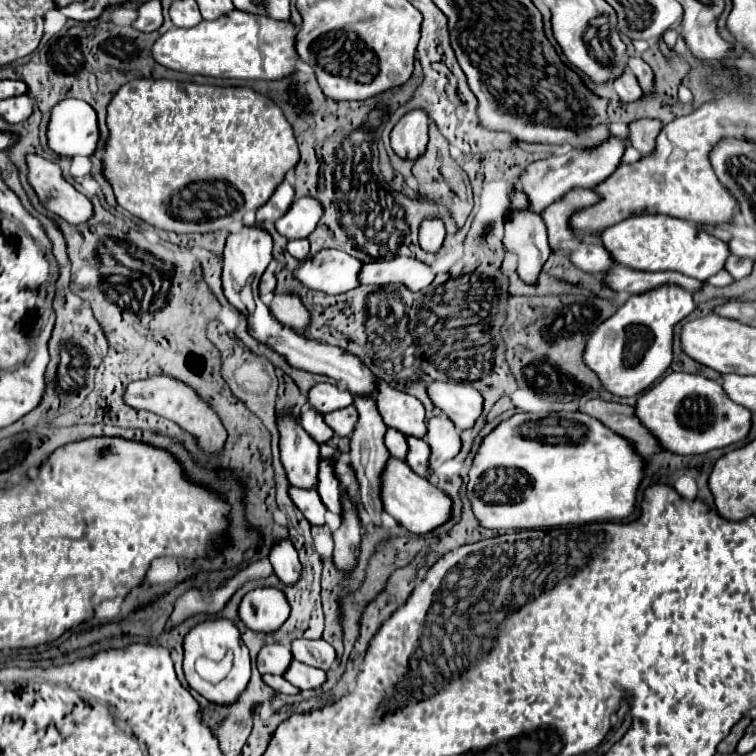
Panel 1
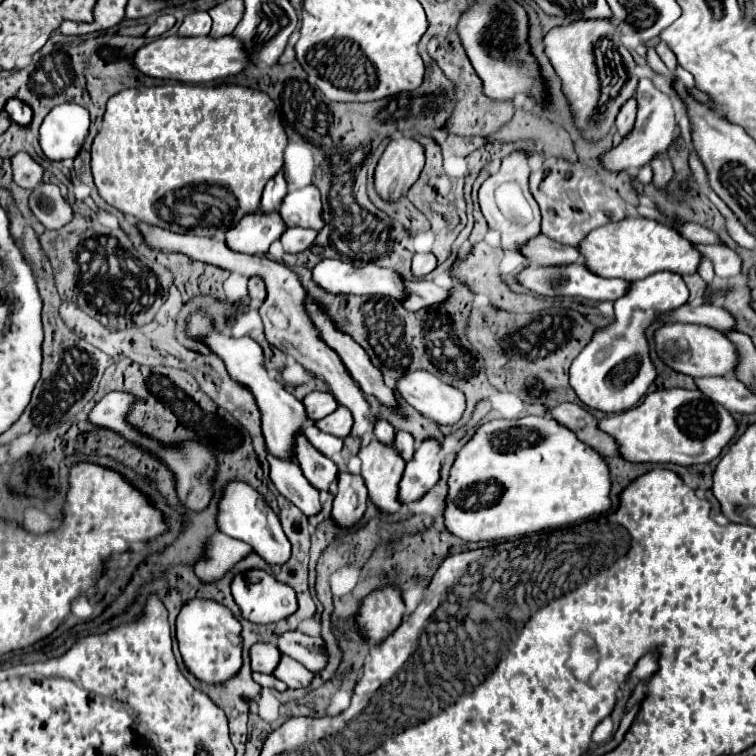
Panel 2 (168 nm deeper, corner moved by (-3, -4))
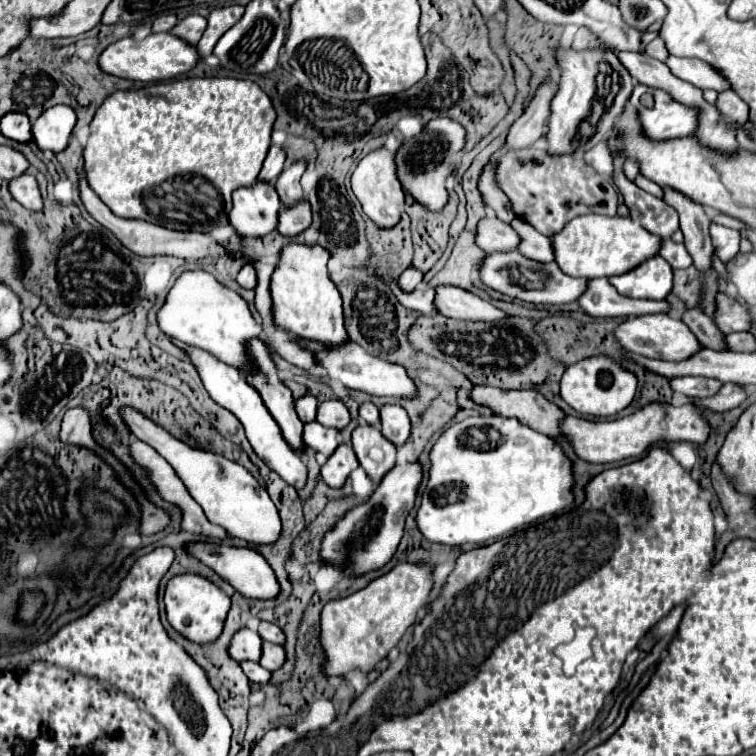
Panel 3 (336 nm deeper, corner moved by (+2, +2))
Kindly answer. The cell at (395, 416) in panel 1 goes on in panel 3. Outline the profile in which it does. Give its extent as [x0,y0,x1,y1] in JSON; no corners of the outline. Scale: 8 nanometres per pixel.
[271,243,347,347]

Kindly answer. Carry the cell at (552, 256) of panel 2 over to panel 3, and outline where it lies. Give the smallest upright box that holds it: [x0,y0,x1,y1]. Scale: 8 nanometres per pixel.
[475,213,519,251]

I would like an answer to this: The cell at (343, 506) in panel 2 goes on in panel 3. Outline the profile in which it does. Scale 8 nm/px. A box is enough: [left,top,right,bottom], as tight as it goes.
[321,443,359,487]

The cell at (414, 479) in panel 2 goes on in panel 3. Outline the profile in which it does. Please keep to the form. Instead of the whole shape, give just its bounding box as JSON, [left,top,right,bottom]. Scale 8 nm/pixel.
[321,463,421,577]

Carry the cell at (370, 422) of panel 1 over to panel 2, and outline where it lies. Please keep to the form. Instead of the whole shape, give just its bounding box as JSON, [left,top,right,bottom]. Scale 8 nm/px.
[138,223,380,443]

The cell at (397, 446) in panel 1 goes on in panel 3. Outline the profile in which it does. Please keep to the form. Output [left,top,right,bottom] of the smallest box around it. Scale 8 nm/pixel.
[359,401,379,425]

